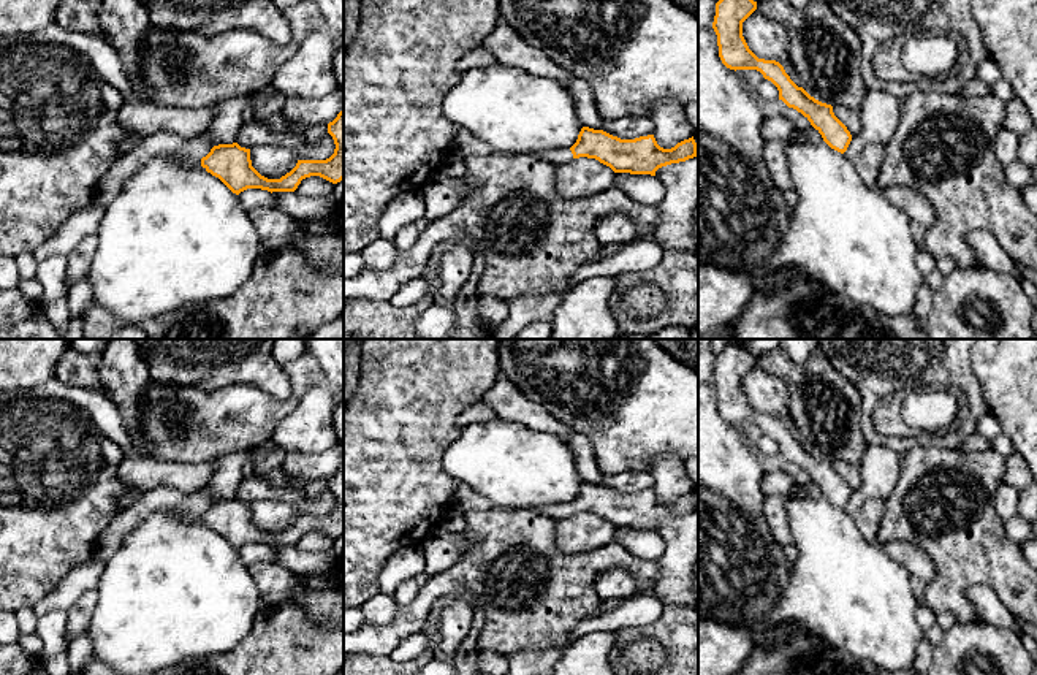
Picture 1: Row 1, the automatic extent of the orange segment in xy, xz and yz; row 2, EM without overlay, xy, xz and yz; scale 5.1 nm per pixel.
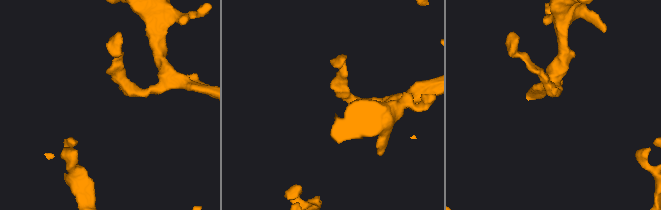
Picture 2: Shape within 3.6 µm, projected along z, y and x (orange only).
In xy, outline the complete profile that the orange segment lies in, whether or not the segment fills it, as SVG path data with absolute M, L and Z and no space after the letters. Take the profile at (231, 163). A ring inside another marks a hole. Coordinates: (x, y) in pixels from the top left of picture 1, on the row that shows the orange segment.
M342 95L342 111L337 117L328 124L328 133L332 136L336 149L334 154L326 160L298 160L296 166L282 176L280 179L268 179L261 176L250 160L250 149L241 147L237 143L233 144L218 144L211 149L211 152L198 158L188 158L180 154L174 154L173 160L182 166L203 166L207 173L218 177L233 193L239 195L247 189L261 189L268 192L294 192L302 179L310 176L320 176L332 184L337 184L344 179L344 95Z

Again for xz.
M583 127L570 149L551 149L530 152L529 155L546 160L554 166L587 157L610 166L614 173L655 176L655 171L662 166L697 157L697 143L692 136L671 149L663 149L657 144L654 135L621 139L603 130Z

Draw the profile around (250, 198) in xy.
M247 189L241 192L237 198L247 211L252 211L258 206L275 204L275 196L271 192L261 189Z

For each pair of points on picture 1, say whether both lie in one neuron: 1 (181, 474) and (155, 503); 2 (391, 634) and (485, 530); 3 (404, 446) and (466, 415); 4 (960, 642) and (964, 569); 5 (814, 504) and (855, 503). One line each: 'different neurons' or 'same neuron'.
1: different neurons
2: same neuron
3: different neurons
4: different neurons
5: different neurons

